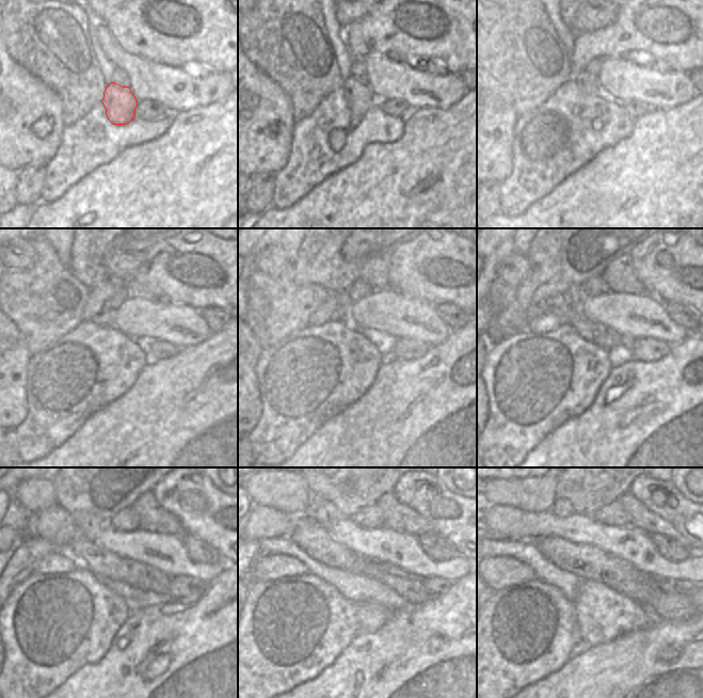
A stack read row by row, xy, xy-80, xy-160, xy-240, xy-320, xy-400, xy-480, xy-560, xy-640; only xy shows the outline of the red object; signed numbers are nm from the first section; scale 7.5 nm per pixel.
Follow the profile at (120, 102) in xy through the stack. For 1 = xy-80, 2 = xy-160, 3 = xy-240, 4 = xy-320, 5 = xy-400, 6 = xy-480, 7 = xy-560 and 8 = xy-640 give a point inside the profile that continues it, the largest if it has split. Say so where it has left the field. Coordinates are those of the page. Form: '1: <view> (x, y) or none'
1: xy-80 (358, 96)
2: xy-160 (589, 83)
3: xy-240 (106, 317)
4: xy-320 (342, 299)
5: xy-400 (575, 296)
6: xy-480 (91, 525)
7: xy-560 (326, 514)
8: xy-640 (561, 508)

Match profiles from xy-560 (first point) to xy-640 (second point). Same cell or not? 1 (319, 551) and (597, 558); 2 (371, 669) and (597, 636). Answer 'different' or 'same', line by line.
1: same
2: different

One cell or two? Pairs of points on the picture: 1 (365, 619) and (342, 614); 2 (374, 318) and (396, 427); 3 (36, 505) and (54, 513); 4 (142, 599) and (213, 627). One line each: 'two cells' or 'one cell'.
1: two cells
2: two cells
3: two cells
4: two cells

